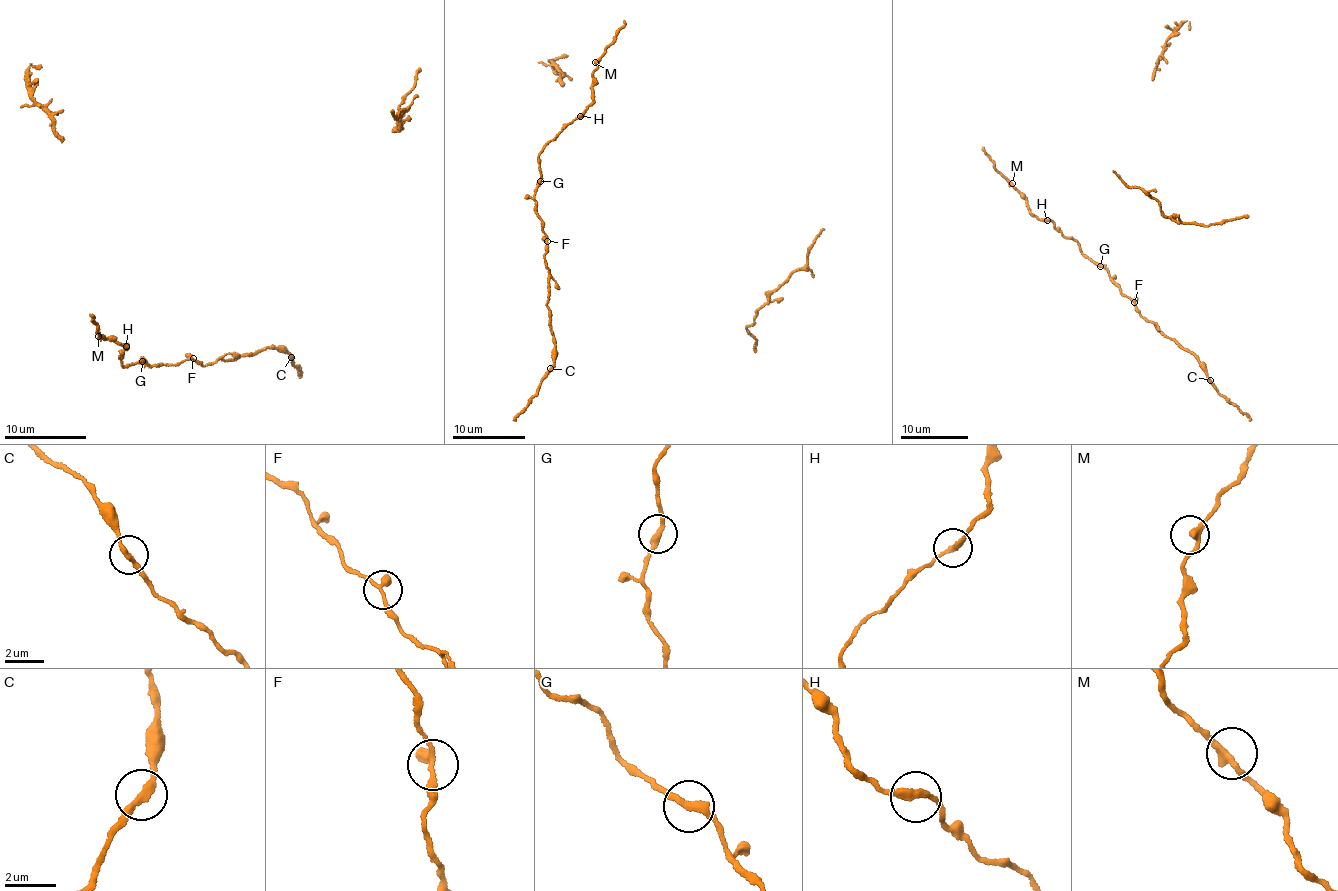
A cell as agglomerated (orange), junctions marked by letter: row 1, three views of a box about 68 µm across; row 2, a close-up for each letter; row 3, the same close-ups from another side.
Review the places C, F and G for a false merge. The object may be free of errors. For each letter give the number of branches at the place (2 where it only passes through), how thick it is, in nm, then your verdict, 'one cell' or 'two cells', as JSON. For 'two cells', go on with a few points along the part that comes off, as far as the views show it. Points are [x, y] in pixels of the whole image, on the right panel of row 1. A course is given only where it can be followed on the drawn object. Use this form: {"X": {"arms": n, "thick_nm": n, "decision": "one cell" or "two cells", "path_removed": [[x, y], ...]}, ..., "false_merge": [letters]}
{"C": {"arms": 2, "thick_nm": 280, "decision": "one cell"}, "F": {"arms": 2, "thick_nm": 280, "decision": "one cell"}, "G": {"arms": 2, "thick_nm": 280, "decision": "one cell"}, "false_merge": []}

